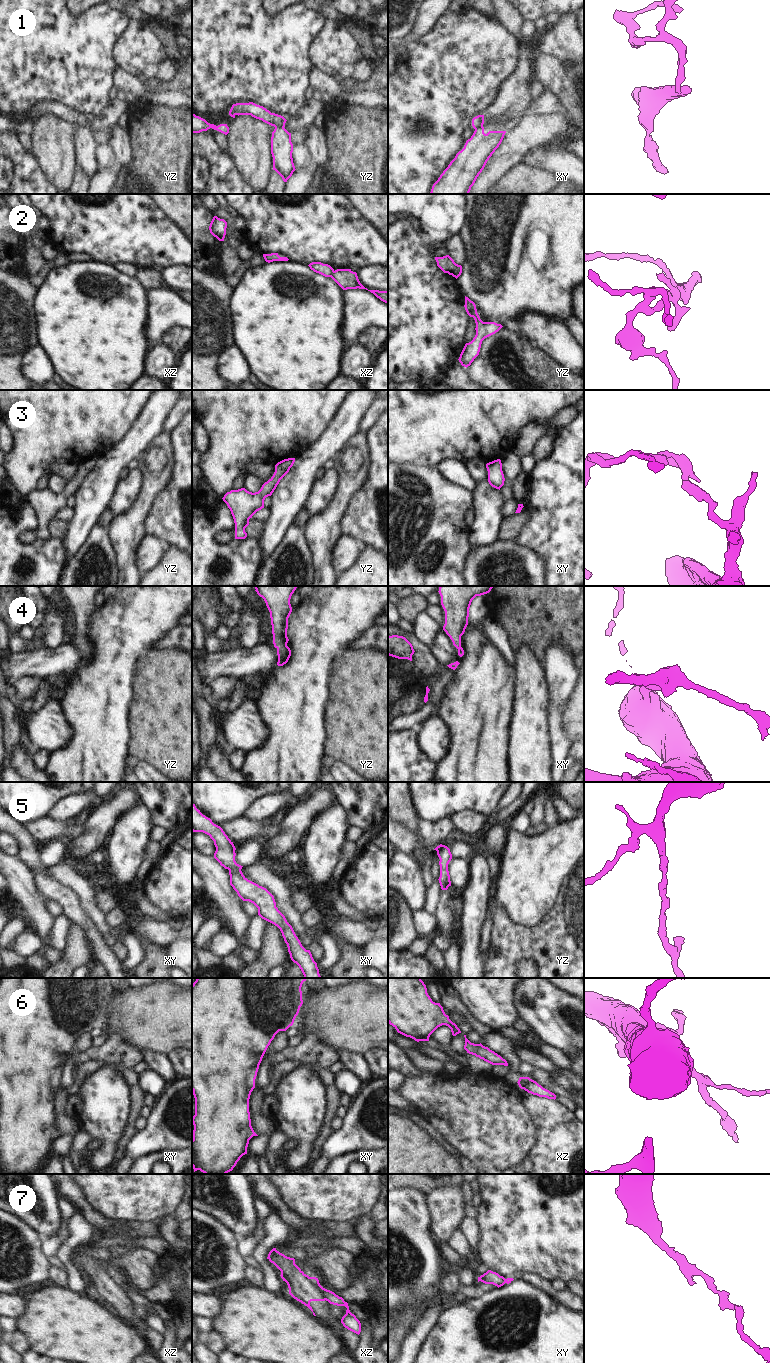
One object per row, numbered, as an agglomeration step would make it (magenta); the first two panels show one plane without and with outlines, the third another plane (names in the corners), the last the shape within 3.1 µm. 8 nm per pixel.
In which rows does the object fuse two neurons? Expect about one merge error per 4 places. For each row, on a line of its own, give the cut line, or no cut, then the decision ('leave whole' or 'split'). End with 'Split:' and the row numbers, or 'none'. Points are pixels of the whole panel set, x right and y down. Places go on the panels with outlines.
1: yz (275, 127), (283, 128) | split
2: yz (477, 313), (471, 316) | split
3: no cut | leave whole
4: no cut | leave whole
5: no cut | leave whole
6: no cut | leave whole
7: xz (309, 1277), (309, 1281), (325, 1299) | split
Split: 1, 2, 7

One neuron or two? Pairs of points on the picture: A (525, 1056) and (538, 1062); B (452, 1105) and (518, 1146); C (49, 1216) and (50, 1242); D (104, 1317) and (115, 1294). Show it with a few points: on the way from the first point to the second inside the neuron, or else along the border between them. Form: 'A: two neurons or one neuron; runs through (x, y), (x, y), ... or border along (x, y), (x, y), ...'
A: one neuron; runs through (528, 1056), (535, 1059)
B: one neuron; runs through (468, 1110), (478, 1114), (497, 1133), (502, 1134)
C: two neurons; border along (66, 1224), (45, 1238)
D: two neurons; border along (93, 1293), (127, 1322)

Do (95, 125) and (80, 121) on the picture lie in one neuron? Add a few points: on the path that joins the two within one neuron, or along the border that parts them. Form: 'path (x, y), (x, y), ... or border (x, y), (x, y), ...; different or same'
path (91, 124), (84, 122); same

